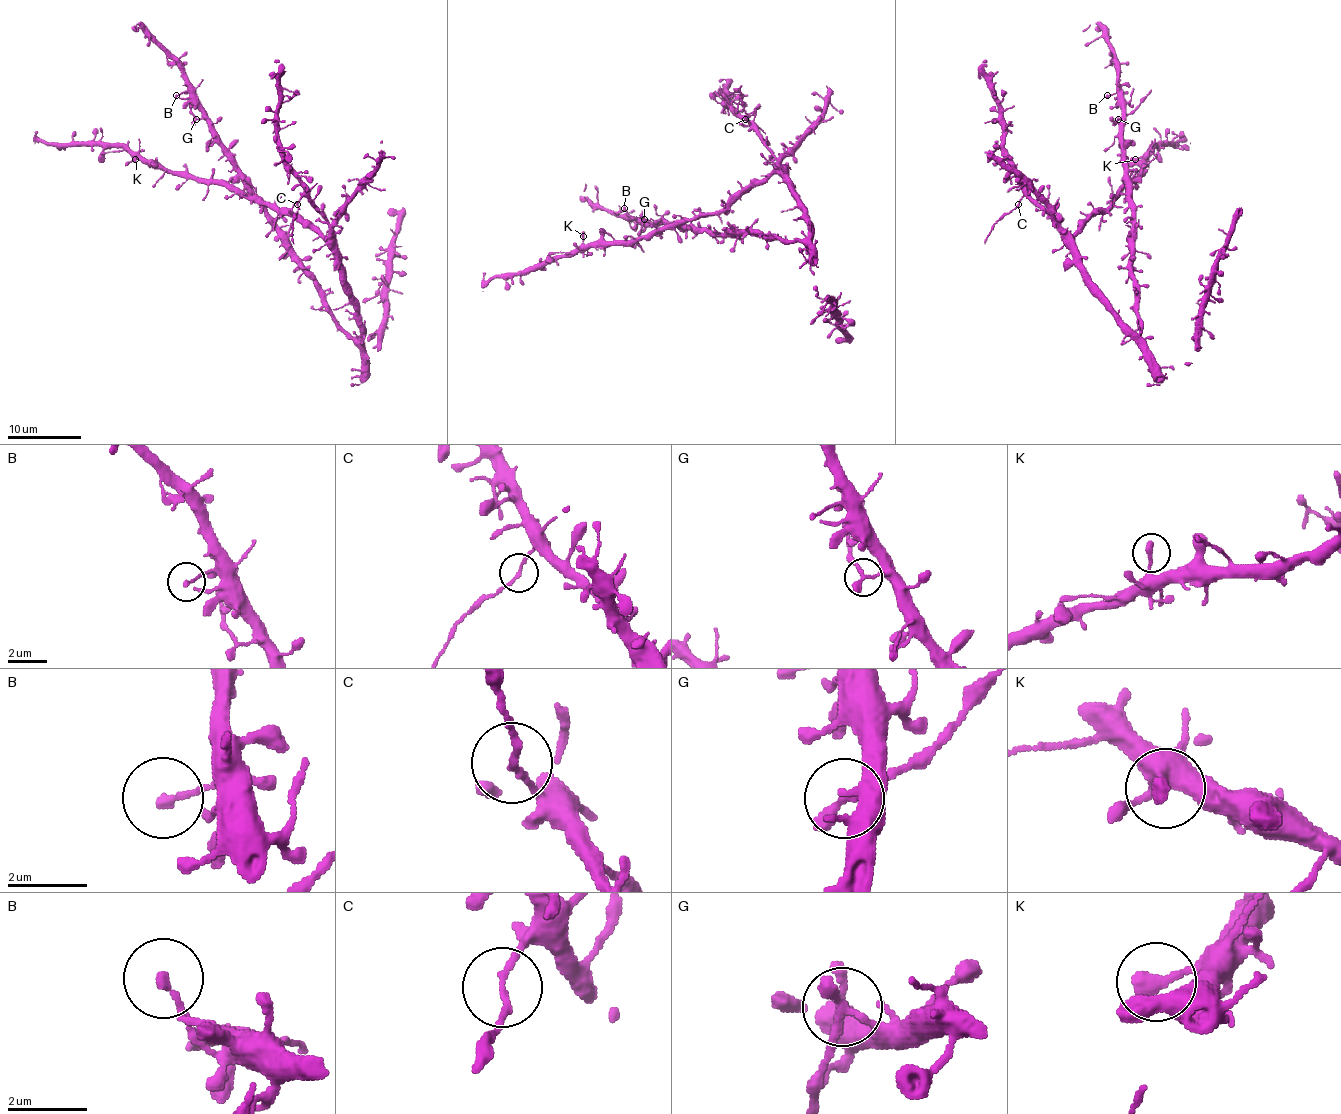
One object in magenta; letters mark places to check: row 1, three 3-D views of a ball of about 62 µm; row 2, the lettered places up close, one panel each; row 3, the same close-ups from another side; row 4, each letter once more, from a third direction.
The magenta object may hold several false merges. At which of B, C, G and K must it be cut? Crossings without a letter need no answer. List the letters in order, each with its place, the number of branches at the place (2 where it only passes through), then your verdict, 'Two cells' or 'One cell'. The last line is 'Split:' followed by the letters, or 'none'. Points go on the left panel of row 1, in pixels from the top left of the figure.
B: Place: (176, 95). Branches: 1. One cell
C: Place: (297, 204). Branches: 2. Two cells
G: Place: (196, 119). Branches: 2. Two cells
K: Place: (135, 159). Branches: 1. One cell
Split: C, G

